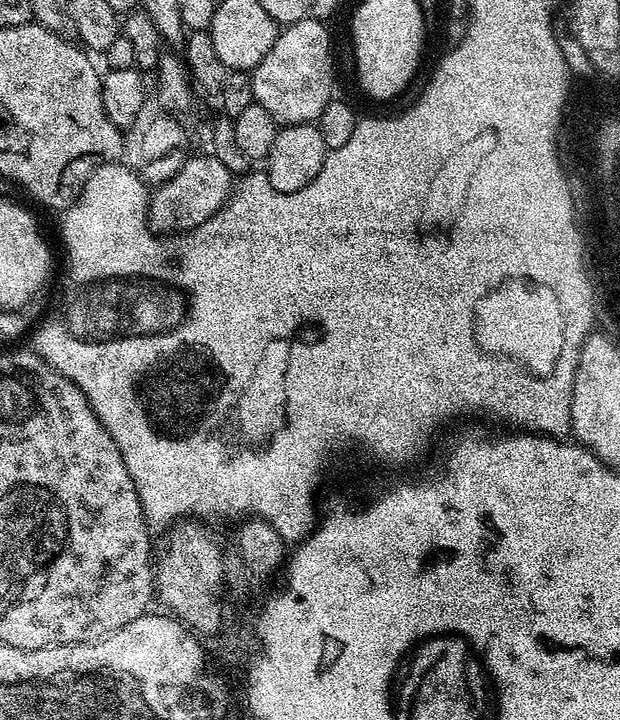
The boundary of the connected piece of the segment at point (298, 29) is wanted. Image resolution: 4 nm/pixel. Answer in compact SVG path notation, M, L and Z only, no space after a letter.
M305 18L287 25L277 35L274 46L270 46L270 54L258 62L256 68L251 69L250 75L254 86L254 98L256 103L262 106L262 110L270 113L277 126L289 124L310 124L319 121L322 110L334 99L332 92L332 40L323 23L311 18Z

